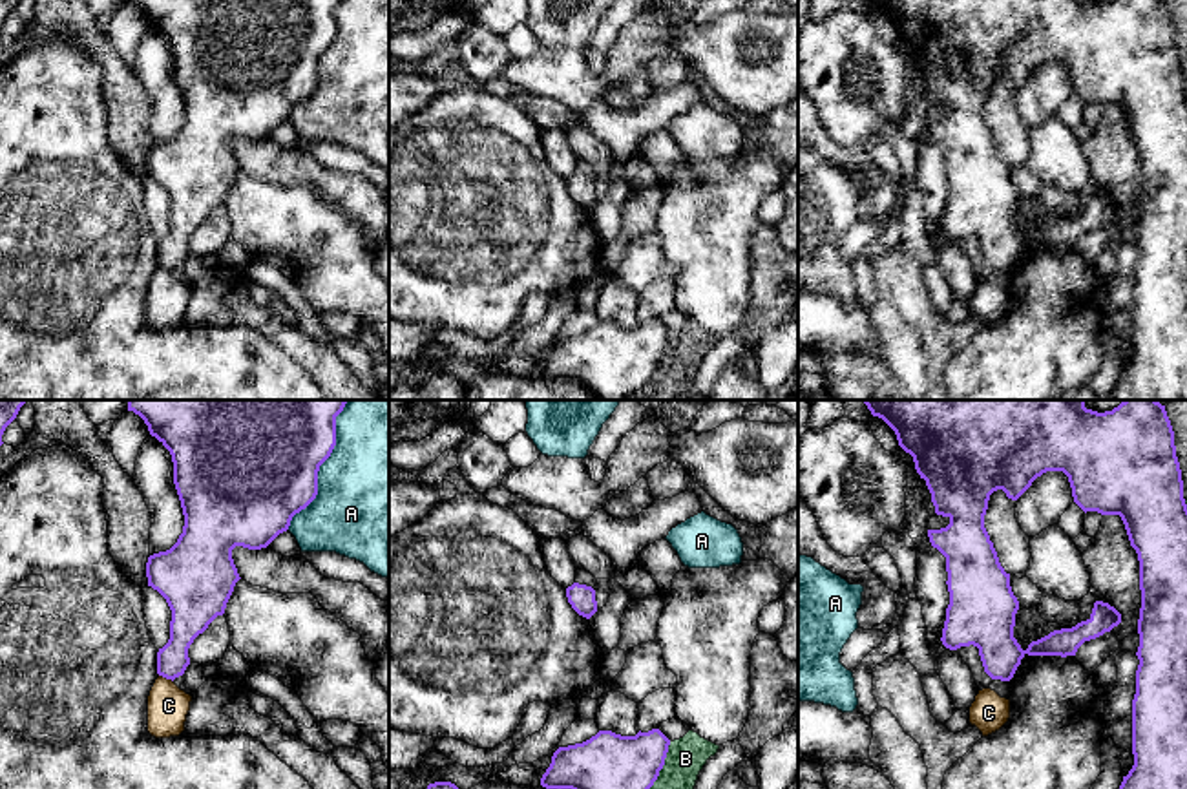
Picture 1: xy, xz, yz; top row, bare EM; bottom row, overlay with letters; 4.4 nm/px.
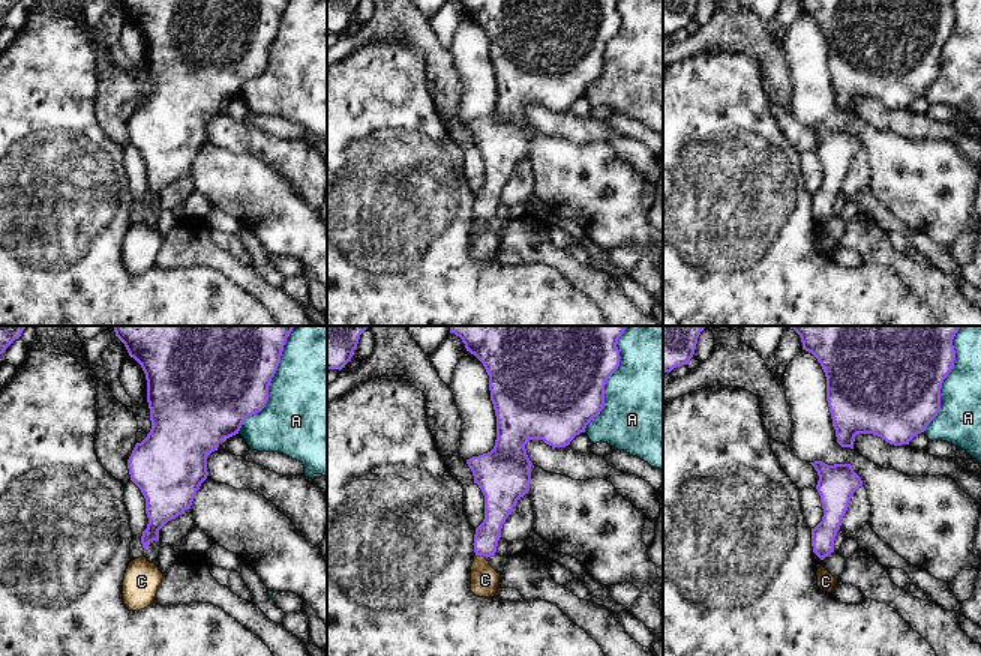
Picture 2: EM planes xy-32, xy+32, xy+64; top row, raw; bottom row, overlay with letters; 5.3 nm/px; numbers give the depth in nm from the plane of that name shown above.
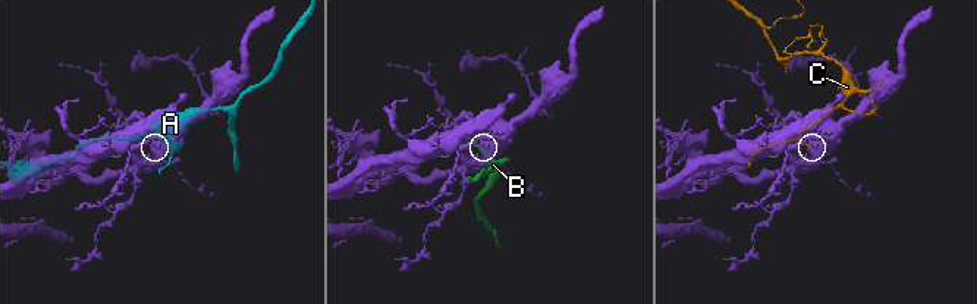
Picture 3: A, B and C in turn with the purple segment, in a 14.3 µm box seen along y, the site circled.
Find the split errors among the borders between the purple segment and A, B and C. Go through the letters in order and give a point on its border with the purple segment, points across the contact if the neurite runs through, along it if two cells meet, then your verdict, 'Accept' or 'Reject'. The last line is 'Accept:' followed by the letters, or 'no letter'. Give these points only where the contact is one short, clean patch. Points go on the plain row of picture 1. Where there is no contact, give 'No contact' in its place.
A: Touches purple at xy (318, 61). Reject
B: Touches purple at xz (656, 369). Reject
C: Touches purple at xy (167, 269). Reject
Accept: no letter

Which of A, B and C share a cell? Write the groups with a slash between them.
A / B / C

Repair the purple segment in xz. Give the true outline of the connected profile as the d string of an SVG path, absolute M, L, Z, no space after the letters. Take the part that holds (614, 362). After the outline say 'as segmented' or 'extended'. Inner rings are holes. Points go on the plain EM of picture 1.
M599 321L583 334L559 338L551 354L541 369L546 380L572 380L599 400L625 400L648 384L665 356L670 331L659 321L621 327L612 321Z; as segmented

